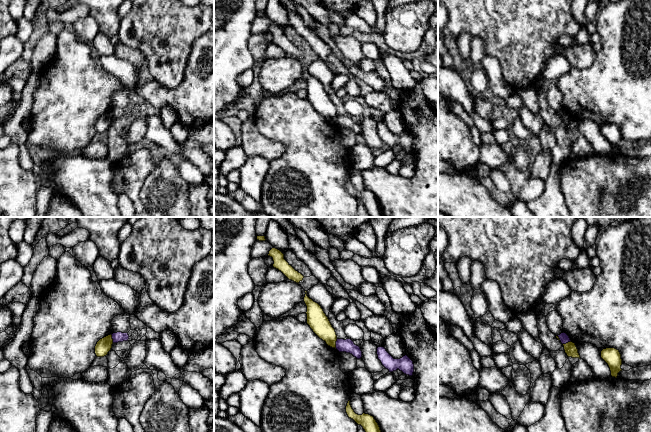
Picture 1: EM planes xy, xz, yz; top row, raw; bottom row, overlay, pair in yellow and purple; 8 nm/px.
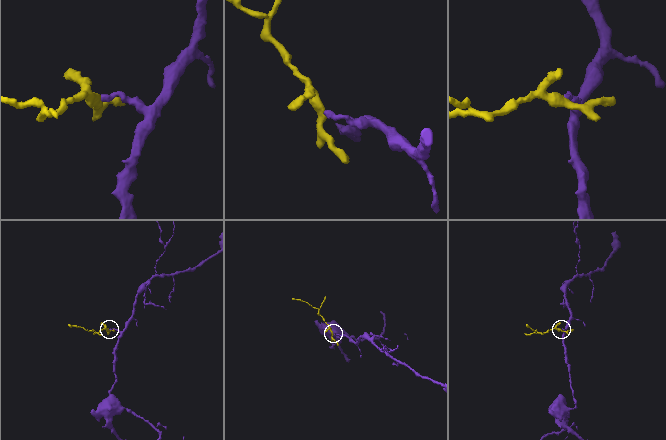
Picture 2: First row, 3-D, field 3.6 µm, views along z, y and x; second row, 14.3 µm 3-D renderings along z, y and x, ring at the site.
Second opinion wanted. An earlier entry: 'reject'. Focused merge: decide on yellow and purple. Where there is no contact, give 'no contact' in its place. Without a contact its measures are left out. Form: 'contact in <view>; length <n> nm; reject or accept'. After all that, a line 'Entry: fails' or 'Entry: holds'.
contact in xz; length 80 nm; reject
Entry: holds

